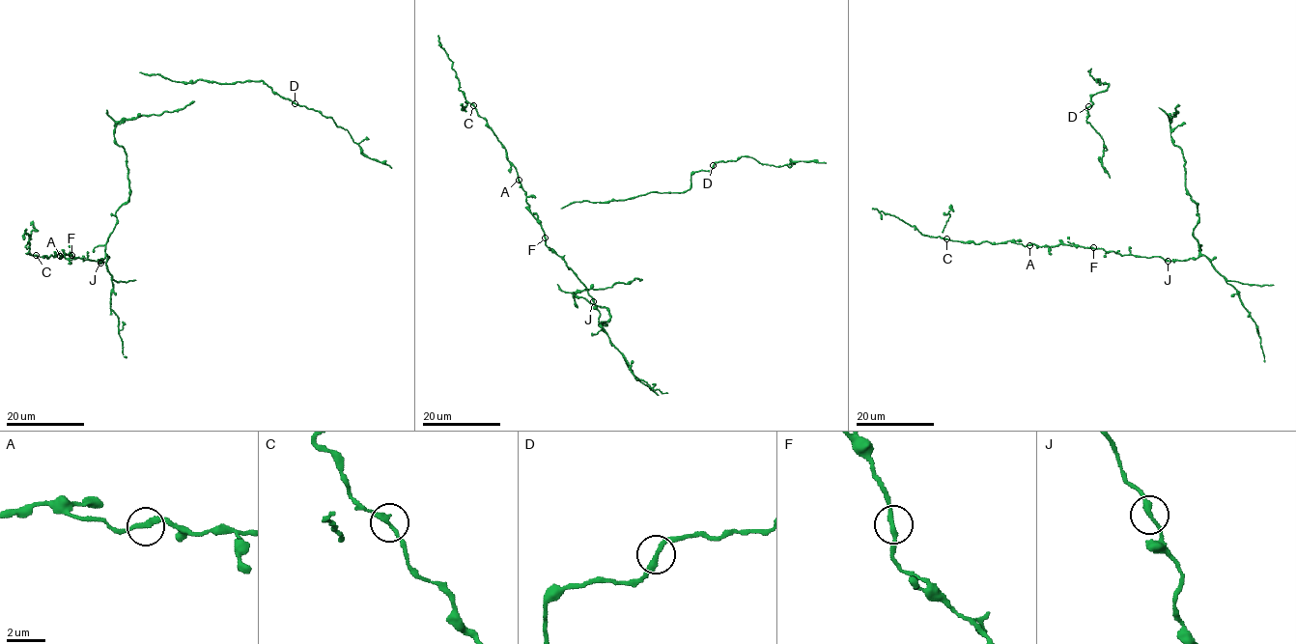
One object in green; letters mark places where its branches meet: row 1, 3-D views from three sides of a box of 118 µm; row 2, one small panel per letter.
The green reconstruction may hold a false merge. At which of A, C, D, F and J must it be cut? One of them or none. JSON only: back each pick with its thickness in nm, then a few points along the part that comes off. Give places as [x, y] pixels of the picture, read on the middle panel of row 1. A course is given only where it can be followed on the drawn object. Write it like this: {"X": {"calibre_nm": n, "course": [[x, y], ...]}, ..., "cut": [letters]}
{"cut": []}

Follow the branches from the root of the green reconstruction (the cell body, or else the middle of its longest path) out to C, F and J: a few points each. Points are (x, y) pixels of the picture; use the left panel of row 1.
C: (127, 175), (129, 198), (115, 212), (104, 262), (64, 253), (61, 258), (37, 256)
F: (127, 175), (129, 198), (115, 212), (117, 222), (106, 243), (101, 261), (104, 262), (71, 255)
J: (127, 175), (128, 199), (115, 212), (117, 222), (106, 243), (105, 256), (101, 261), (104, 262), (100, 263)

